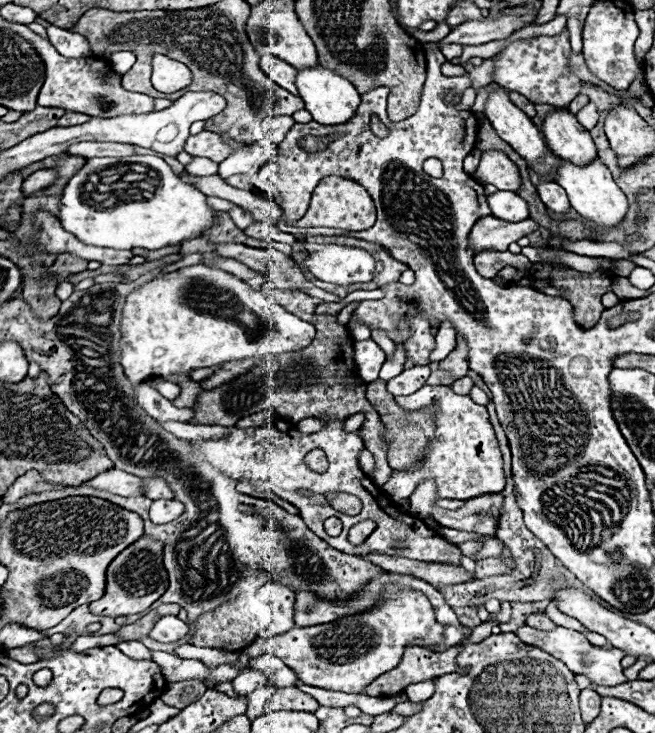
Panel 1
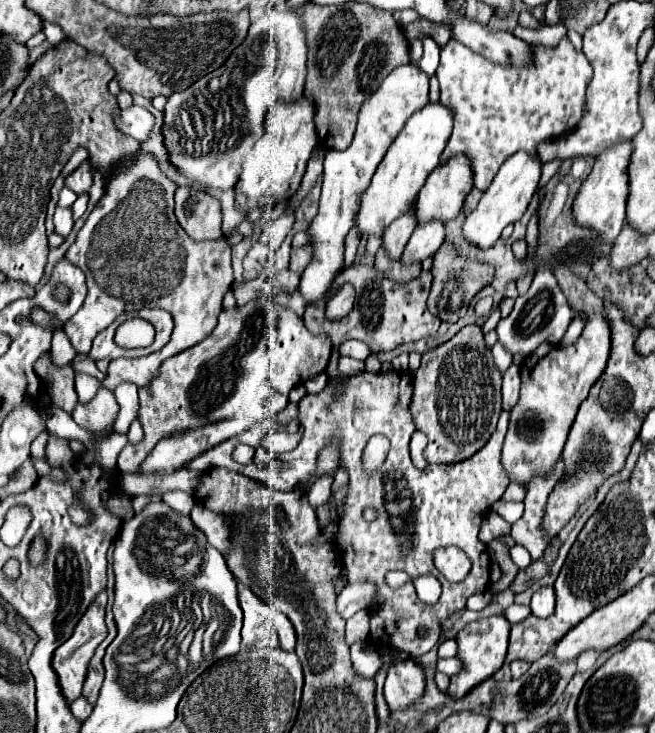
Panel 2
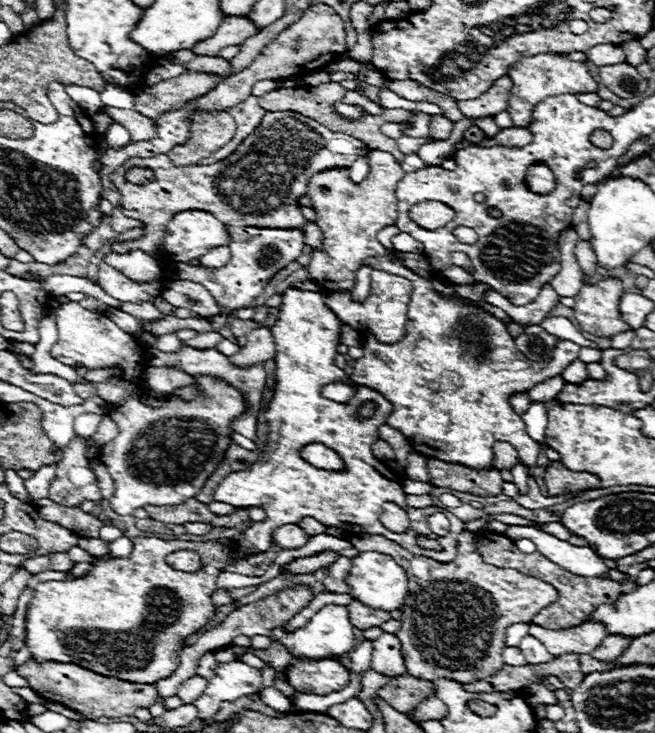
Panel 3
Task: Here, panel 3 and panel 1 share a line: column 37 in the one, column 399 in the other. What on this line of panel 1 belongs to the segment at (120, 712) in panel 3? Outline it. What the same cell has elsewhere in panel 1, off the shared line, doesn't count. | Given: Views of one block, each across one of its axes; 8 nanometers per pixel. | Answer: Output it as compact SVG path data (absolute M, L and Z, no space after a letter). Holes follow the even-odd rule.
M460 644L444 650L444 652L432 652L428 648L420 646L408 646L404 650L404 656L400 664L382 676L378 676L366 690L366 696L378 696L388 698L398 692L402 692L408 684L432 680L444 672L456 672L456 652L460 652Z

